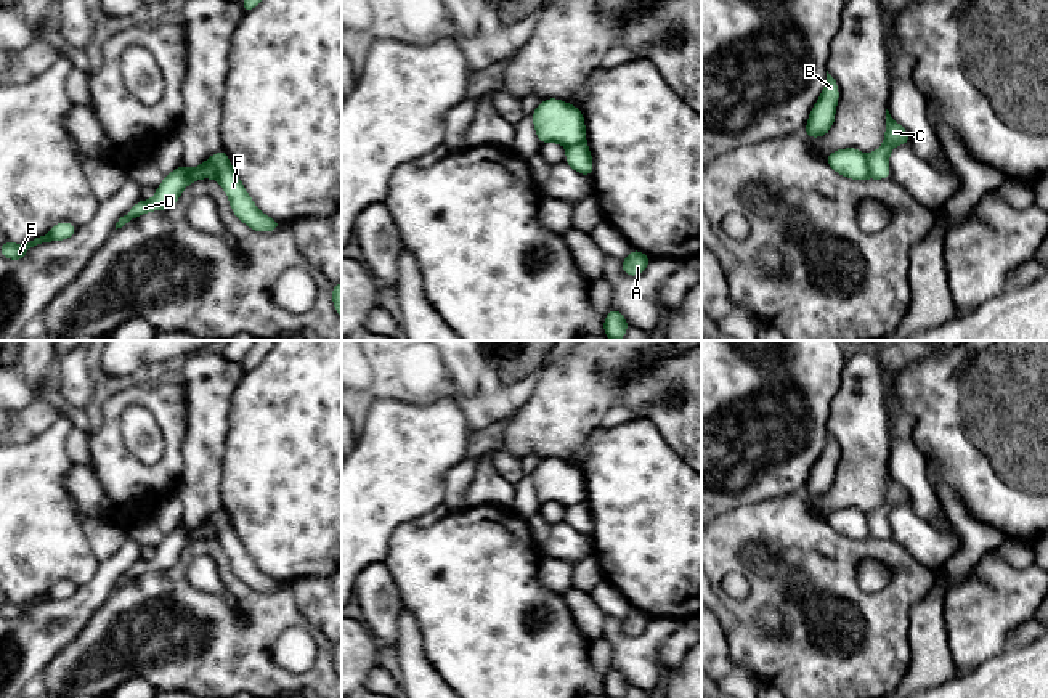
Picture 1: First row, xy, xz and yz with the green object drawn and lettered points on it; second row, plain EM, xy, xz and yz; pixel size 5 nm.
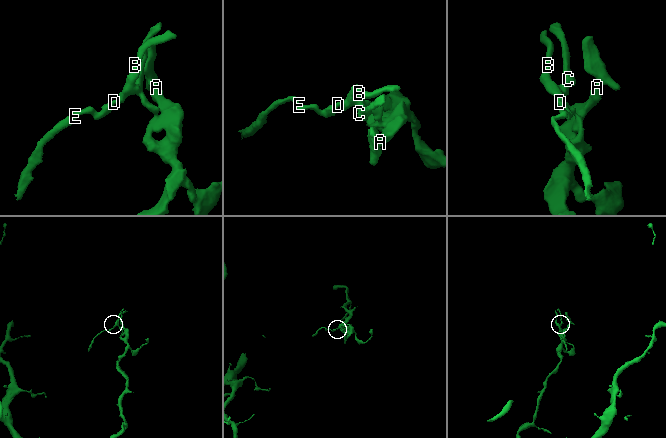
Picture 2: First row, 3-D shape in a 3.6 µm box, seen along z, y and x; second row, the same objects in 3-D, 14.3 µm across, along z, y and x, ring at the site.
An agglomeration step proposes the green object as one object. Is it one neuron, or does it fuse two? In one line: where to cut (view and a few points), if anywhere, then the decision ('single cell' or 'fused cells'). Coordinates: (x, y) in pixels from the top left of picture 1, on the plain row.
yz (865, 516), (869, 537) | fused cells

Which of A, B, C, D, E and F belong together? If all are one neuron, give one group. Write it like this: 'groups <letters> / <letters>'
groups A C F / B D E

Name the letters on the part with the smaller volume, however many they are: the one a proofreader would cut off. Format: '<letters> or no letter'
B, D, E

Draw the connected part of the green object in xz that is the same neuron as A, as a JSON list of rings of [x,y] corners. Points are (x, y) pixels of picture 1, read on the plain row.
[[[632,608],[631,613],[621,621],[621,629],[628,636],[639,636],[647,629],[650,620],[652,617],[647,613]]]

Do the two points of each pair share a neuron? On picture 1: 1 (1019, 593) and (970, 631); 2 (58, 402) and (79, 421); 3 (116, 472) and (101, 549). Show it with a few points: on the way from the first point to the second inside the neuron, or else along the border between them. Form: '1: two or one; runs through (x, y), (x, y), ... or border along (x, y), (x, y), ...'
1: one; runs through (1007, 598), (983, 618)
2: one; runs through (63, 406), (74, 416)
3: two; border along (111, 520), (121, 529)

